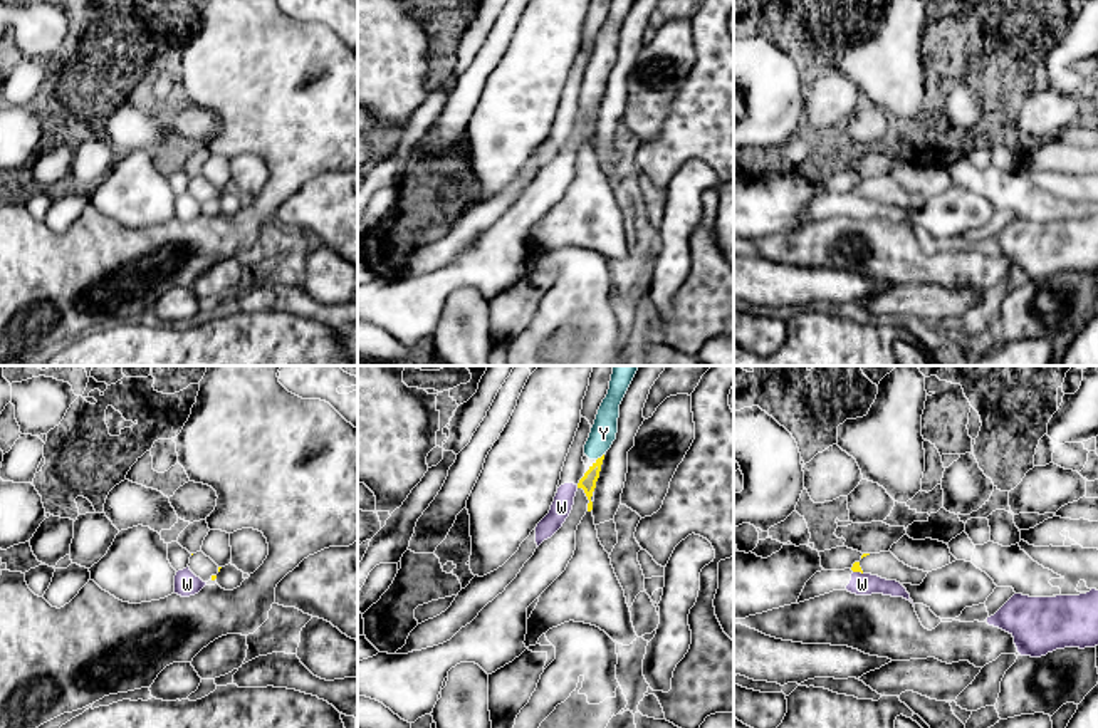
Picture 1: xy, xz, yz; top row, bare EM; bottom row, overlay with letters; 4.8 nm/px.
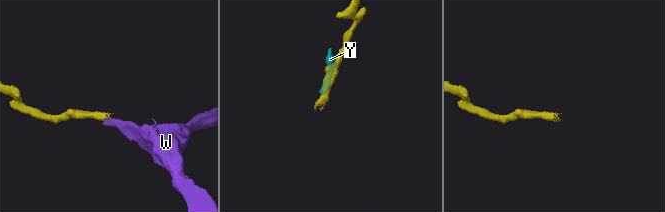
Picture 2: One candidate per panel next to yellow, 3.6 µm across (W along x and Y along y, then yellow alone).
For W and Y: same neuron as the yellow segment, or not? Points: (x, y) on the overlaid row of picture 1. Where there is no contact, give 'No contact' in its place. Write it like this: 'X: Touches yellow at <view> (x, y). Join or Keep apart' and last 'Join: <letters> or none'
W: Touches yellow at yz (858, 571). Keep apart
Y: Touches yellow at xz (601, 457). Keep apart
Join: none

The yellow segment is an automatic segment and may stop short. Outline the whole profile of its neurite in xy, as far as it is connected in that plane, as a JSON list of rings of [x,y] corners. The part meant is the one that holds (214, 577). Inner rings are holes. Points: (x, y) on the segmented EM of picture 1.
[[[201,550],[196,554],[191,554],[188,567],[203,582],[215,580],[217,574],[222,569],[210,557],[207,557]]]

